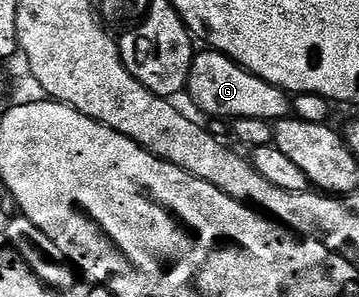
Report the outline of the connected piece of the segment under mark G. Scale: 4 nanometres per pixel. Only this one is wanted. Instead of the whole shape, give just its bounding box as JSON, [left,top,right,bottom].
[186,52,292,123]

